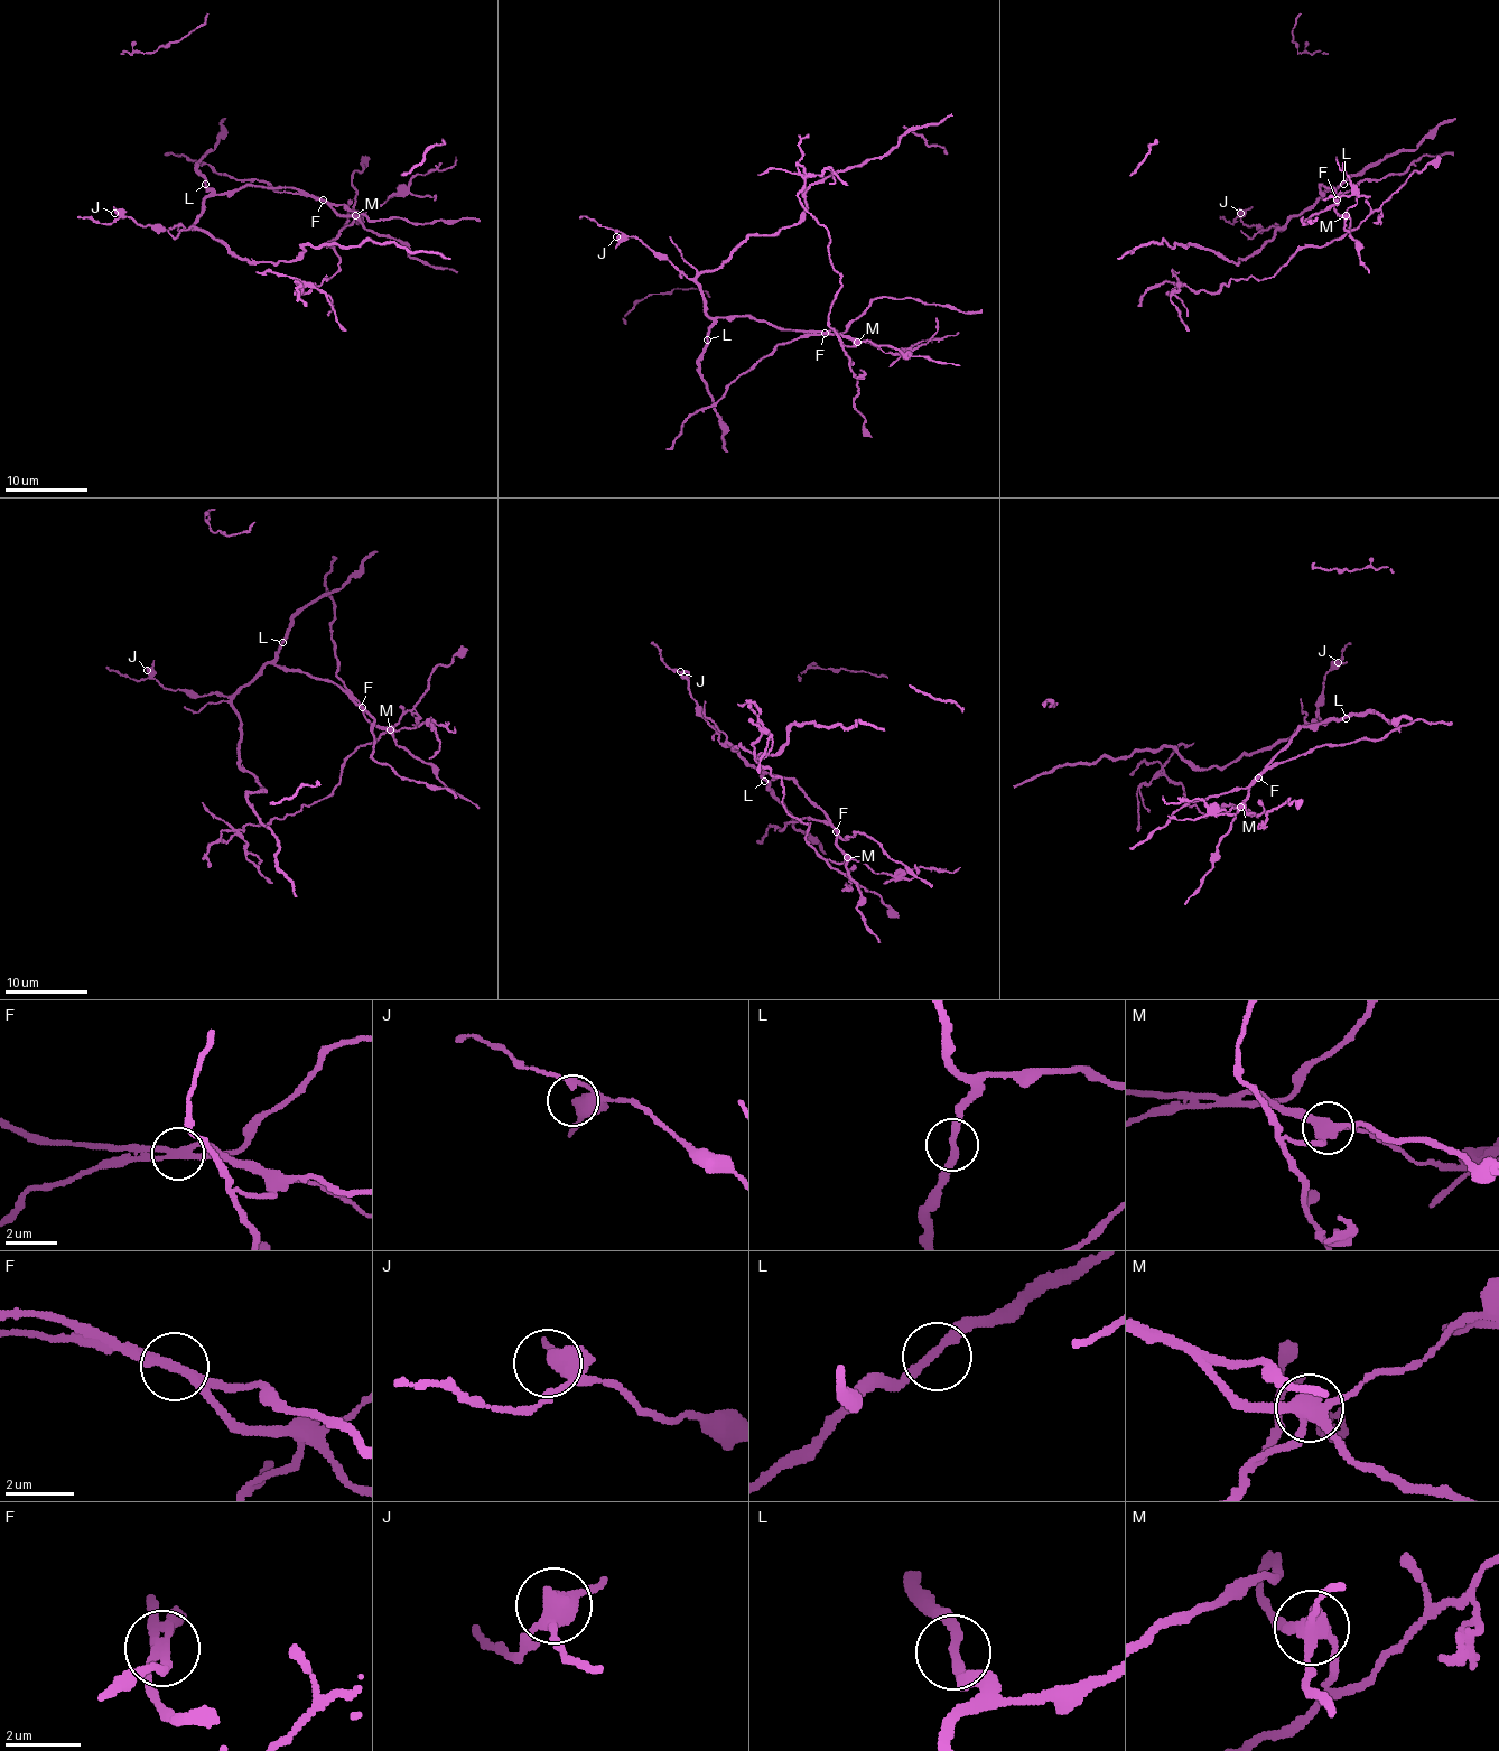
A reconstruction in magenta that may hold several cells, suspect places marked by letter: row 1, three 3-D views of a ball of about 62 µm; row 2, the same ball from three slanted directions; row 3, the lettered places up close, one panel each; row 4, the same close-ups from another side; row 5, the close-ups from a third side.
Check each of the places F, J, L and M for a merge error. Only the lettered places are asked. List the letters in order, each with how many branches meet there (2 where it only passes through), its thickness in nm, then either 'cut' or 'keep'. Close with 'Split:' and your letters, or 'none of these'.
F: 3 branches meet; 240 nm thick; cut
J: 4 branches meet; 360 nm thick; keep
L: 2 branches meet; 260 nm thick; keep
M: 4 branches meet; 400 nm thick; cut
Split: F, M

